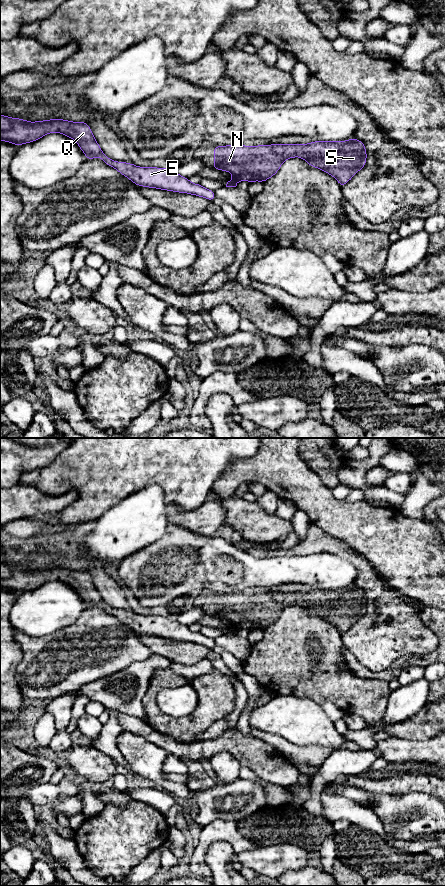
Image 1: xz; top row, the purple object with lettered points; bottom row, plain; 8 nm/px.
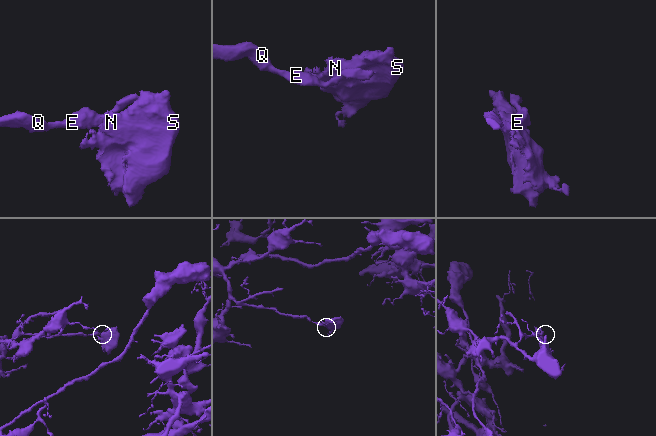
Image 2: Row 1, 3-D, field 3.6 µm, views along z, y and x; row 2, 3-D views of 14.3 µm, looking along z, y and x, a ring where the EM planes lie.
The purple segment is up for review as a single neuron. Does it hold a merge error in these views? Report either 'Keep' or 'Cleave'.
Cleave

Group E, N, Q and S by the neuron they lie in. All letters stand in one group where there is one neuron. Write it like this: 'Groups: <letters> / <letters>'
Groups: E Q / N S

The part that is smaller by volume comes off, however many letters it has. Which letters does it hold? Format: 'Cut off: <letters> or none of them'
Cut off: N, S

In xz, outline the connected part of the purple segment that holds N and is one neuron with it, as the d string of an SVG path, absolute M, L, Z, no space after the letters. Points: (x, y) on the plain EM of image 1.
M355 586L346 589L313 589L309 592L280 592L214 594L215 618L231 620L233 627L238 629L265 630L274 624L282 611L287 607L300 605L310 614L318 616L333 624L341 635L345 634L358 619L366 613L367 601L365 592Z

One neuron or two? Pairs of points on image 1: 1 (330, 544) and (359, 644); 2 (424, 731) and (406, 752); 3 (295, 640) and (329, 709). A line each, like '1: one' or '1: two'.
1: one
2: two
3: two

